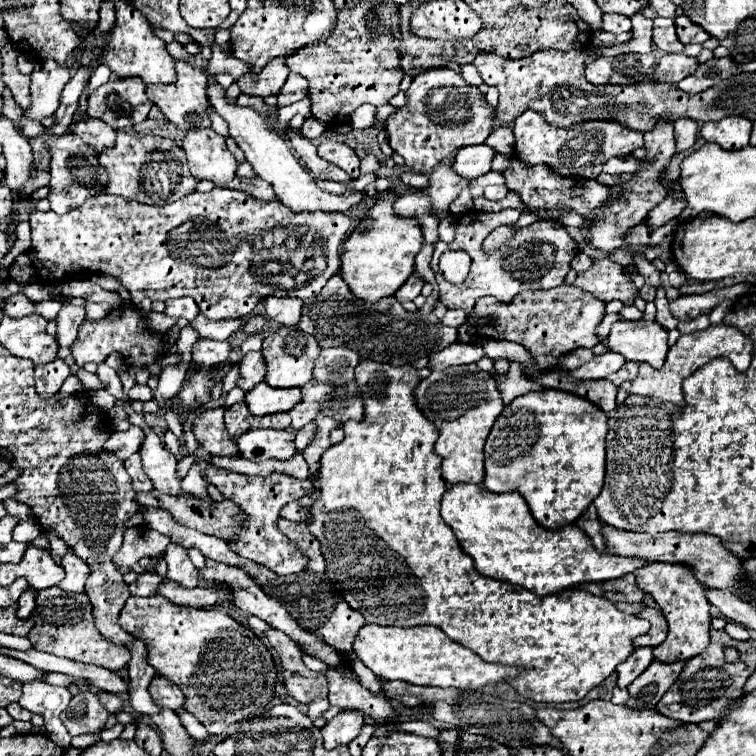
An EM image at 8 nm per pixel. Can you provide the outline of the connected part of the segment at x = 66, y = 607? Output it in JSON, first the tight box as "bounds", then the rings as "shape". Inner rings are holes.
{"bounds":[28,586,130,670],"shape":[[[52,586],[46,590],[40,590],[36,594],[36,608],[32,612],[34,616],[34,628],[28,634],[28,640],[34,644],[40,652],[50,652],[56,656],[64,656],[70,660],[78,660],[84,664],[96,664],[110,670],[120,670],[130,660],[130,650],[120,648],[118,644],[112,644],[110,640],[104,640],[100,632],[96,630],[94,616],[92,616],[92,604],[88,596],[82,592],[62,592],[60,586]]]}

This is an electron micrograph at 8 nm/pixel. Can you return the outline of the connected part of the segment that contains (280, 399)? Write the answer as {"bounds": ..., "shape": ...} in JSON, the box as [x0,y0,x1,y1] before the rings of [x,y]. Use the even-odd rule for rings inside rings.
{"bounds":[246,382,302,416],"shape":[[[260,382],[256,388],[246,392],[248,410],[256,416],[274,414],[274,412],[288,412],[296,404],[300,404],[302,388],[272,388],[266,382]]]}

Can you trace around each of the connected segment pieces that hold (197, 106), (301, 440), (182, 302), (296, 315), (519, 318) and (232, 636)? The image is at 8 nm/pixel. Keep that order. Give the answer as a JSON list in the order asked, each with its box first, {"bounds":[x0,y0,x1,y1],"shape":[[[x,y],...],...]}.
[{"bounds":[146,44,248,132],"shape":[[[213,44],[211,46],[212,57],[208,60],[208,66],[206,68],[198,68],[194,66],[190,66],[188,62],[176,62],[176,74],[178,74],[178,80],[174,82],[174,84],[148,84],[146,86],[146,92],[148,92],[148,98],[164,112],[164,116],[178,128],[178,130],[182,130],[182,132],[188,132],[188,130],[192,130],[192,128],[208,128],[210,126],[210,118],[208,118],[208,114],[206,114],[206,108],[208,108],[208,96],[206,96],[206,88],[208,88],[208,80],[207,74],[230,74],[234,80],[236,78],[240,78],[242,74],[246,74],[248,72],[248,66],[242,62],[242,68],[228,68],[228,62],[230,62],[230,58],[234,58],[234,56],[230,56],[230,54],[226,54],[226,52],[222,52],[219,46]]]},{"bounds":[296,424,314,452],"shape":[[[306,424],[304,428],[300,428],[298,432],[296,432],[296,450],[298,452],[302,452],[304,448],[306,448],[306,444],[312,440],[312,434],[314,434],[314,424]]]},{"bounds":[164,298,198,322],"shape":[[[174,298],[166,302],[164,314],[170,318],[186,318],[188,322],[198,316],[198,306],[192,298]]]},{"bounds":[264,296,302,326],"shape":[[[268,296],[264,300],[264,308],[268,318],[278,322],[280,326],[298,324],[302,316],[302,300],[300,298],[274,298]]]},{"bounds":[474,286,604,370],"shape":[[[556,286],[550,290],[520,292],[510,304],[496,302],[496,298],[480,298],[474,306],[474,314],[480,316],[476,330],[480,336],[494,340],[512,340],[522,344],[536,360],[538,370],[548,370],[558,366],[558,356],[574,348],[592,348],[600,342],[596,328],[604,318],[604,302],[596,300],[590,292],[578,286]]]},{"bounds":[118,594,276,734],"shape":[[[154,594],[148,598],[136,598],[130,596],[126,606],[120,612],[118,618],[120,626],[130,632],[136,638],[146,640],[148,644],[148,662],[150,666],[164,676],[166,680],[172,680],[184,696],[186,696],[186,710],[196,716],[200,724],[206,726],[210,734],[232,734],[236,732],[238,724],[244,720],[254,718],[260,712],[268,710],[268,702],[276,696],[276,666],[274,660],[264,646],[264,642],[246,626],[230,618],[226,612],[216,608],[188,608],[172,604],[168,598]]]}]

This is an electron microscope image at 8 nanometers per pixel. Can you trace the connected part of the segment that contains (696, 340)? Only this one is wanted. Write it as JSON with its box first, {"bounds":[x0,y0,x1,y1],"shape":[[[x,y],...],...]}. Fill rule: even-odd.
{"bounds":[620,326,752,406],"shape":[[[708,326],[706,330],[700,332],[690,332],[682,334],[678,342],[668,350],[666,362],[660,370],[654,370],[650,364],[640,364],[640,372],[632,382],[624,382],[620,390],[626,390],[628,394],[638,394],[638,396],[648,396],[648,398],[658,398],[658,400],[668,400],[674,402],[676,406],[684,406],[684,394],[682,394],[682,382],[684,378],[692,376],[698,368],[702,368],[706,362],[712,358],[728,358],[738,372],[746,372],[752,360],[752,340],[748,340],[740,330],[732,326]],[[746,342],[748,342],[748,354],[746,354]]]}

